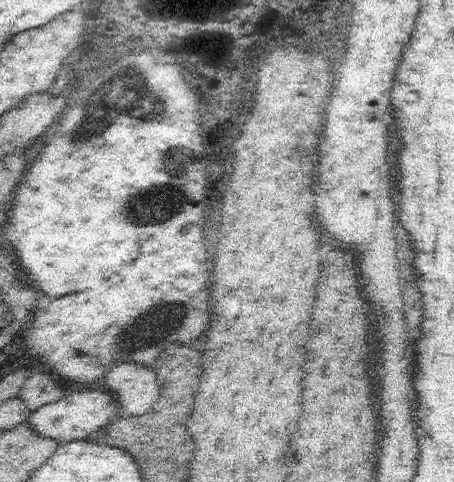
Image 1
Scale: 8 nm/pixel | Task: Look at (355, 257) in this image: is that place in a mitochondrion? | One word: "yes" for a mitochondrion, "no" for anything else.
no

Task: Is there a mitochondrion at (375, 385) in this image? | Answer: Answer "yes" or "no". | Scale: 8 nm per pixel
no

